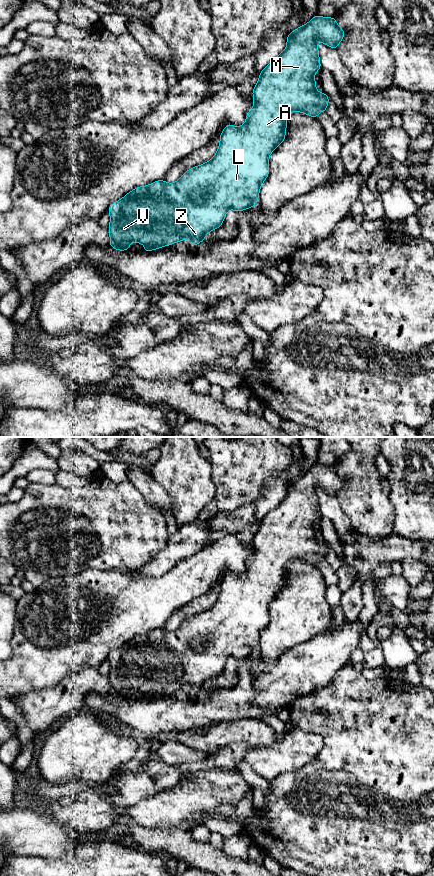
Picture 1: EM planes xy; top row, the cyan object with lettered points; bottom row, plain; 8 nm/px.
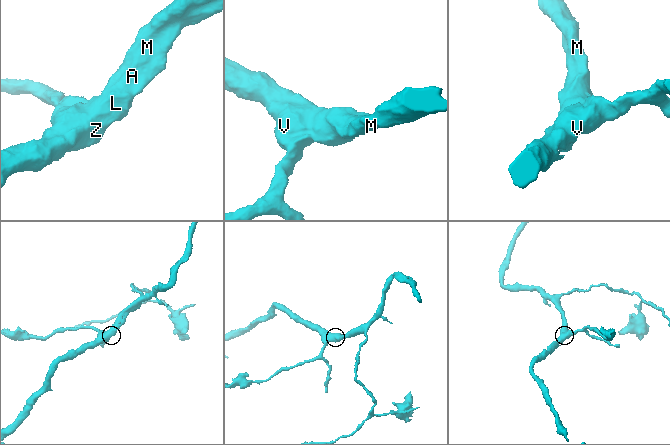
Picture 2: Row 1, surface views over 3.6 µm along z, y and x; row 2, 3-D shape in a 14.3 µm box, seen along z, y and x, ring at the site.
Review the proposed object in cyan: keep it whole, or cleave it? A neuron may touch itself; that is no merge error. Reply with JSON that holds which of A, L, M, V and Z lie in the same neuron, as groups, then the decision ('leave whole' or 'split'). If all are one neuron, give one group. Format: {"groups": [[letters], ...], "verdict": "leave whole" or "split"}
{"groups": [["A", "L", "M", "V", "Z"]], "verdict": "leave whole"}

